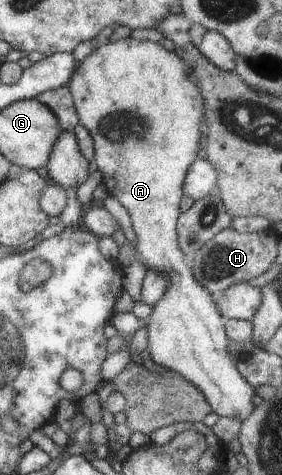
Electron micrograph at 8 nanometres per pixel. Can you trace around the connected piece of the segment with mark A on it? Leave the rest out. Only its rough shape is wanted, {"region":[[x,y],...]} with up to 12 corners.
{"region":[[158,42],[95,46],[66,81],[145,269],[152,361],[218,416],[253,388],[175,224],[204,119]]}

